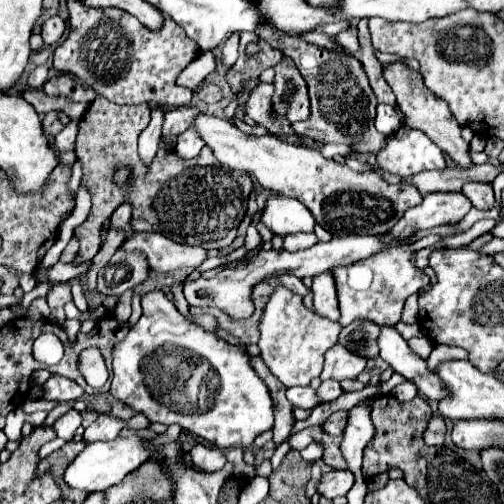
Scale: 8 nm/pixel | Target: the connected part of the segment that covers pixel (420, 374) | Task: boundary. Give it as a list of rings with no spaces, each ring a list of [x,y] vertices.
[[[382,326],[378,346],[380,346],[380,356],[398,374],[402,374],[406,380],[414,382],[422,396],[426,396],[428,400],[434,400],[434,402],[440,402],[442,398],[450,396],[450,390],[442,384],[438,374],[428,368],[424,358],[420,358],[416,352],[410,350],[406,340],[392,326]]]

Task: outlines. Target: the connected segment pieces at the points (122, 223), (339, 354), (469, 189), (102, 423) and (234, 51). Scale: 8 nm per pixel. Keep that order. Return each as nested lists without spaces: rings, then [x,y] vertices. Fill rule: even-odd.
[[[122,204],[114,214],[112,214],[112,218],[110,218],[110,228],[114,228],[114,230],[126,230],[128,228],[128,224],[130,224],[130,204]]]
[[[334,344],[328,352],[326,352],[326,362],[324,362],[324,370],[320,374],[322,380],[334,378],[334,380],[344,380],[344,378],[356,378],[364,368],[366,368],[366,358],[360,354],[350,352],[346,346],[342,344]]]
[[[468,182],[462,188],[462,194],[472,202],[478,210],[490,210],[494,206],[494,192],[492,184],[480,184],[480,182]]]
[[[100,414],[86,430],[84,430],[84,440],[96,442],[96,440],[114,440],[118,438],[120,430],[124,428],[124,422],[116,416],[110,414]]]
[[[232,34],[224,42],[224,46],[222,46],[222,58],[220,58],[220,62],[224,66],[232,66],[236,62],[236,58],[238,58],[238,34]]]

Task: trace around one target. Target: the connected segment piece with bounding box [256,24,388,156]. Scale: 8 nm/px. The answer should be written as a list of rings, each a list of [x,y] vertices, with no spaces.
[[[262,24],[256,30],[258,38],[266,40],[274,48],[282,50],[284,56],[292,58],[302,78],[308,84],[310,94],[310,116],[302,122],[294,122],[298,134],[308,134],[322,144],[346,144],[354,152],[376,156],[388,142],[386,134],[380,134],[374,128],[376,118],[376,96],[368,84],[368,78],[360,62],[348,54],[328,54],[328,50],[314,48],[298,36],[288,36],[282,30],[276,30],[270,24]]]

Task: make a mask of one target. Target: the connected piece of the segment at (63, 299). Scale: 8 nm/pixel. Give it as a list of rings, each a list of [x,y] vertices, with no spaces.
[[[56,284],[56,286],[52,286],[50,288],[50,292],[48,292],[48,296],[46,296],[46,300],[48,300],[48,306],[50,307],[50,322],[56,322],[58,326],[62,326],[64,324],[64,305],[72,301],[71,288],[68,284]]]

